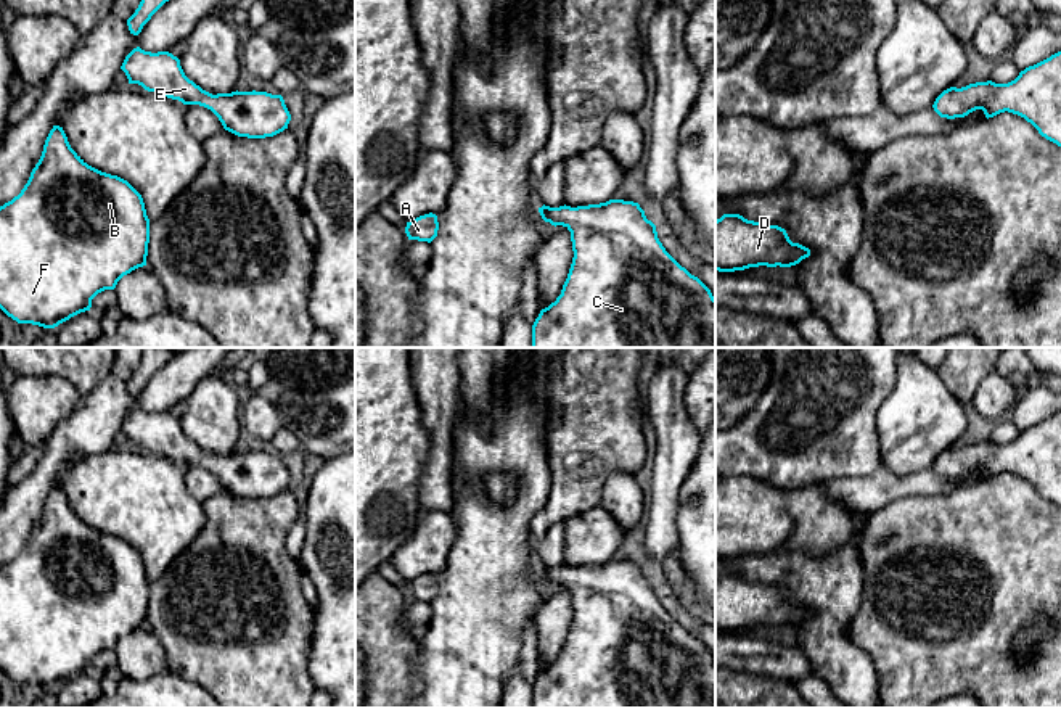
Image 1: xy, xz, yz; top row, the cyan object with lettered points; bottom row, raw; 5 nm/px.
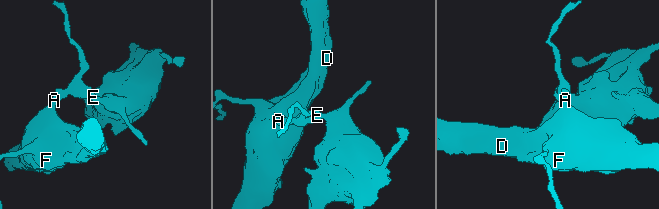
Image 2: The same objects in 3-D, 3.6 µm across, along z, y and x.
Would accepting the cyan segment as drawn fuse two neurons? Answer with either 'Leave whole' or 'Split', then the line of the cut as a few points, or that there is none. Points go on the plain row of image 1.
Leave whole. No split

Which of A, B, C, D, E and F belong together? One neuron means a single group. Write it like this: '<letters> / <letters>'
A B C D E F

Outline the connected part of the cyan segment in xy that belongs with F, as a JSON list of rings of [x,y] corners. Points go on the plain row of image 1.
[[[59,486],[50,491],[42,517],[31,533],[31,537],[21,554],[0,566],[0,669],[18,684],[32,684],[43,689],[55,689],[71,677],[90,671],[92,660],[104,652],[114,650],[117,642],[132,631],[146,626],[150,603],[150,579],[146,576],[141,555],[124,539],[101,533],[88,526],[69,505],[68,497]]]

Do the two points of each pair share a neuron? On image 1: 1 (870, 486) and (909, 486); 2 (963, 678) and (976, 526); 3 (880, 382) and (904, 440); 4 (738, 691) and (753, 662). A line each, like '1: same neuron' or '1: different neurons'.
1: same neuron
2: same neuron
3: different neurons
4: different neurons

